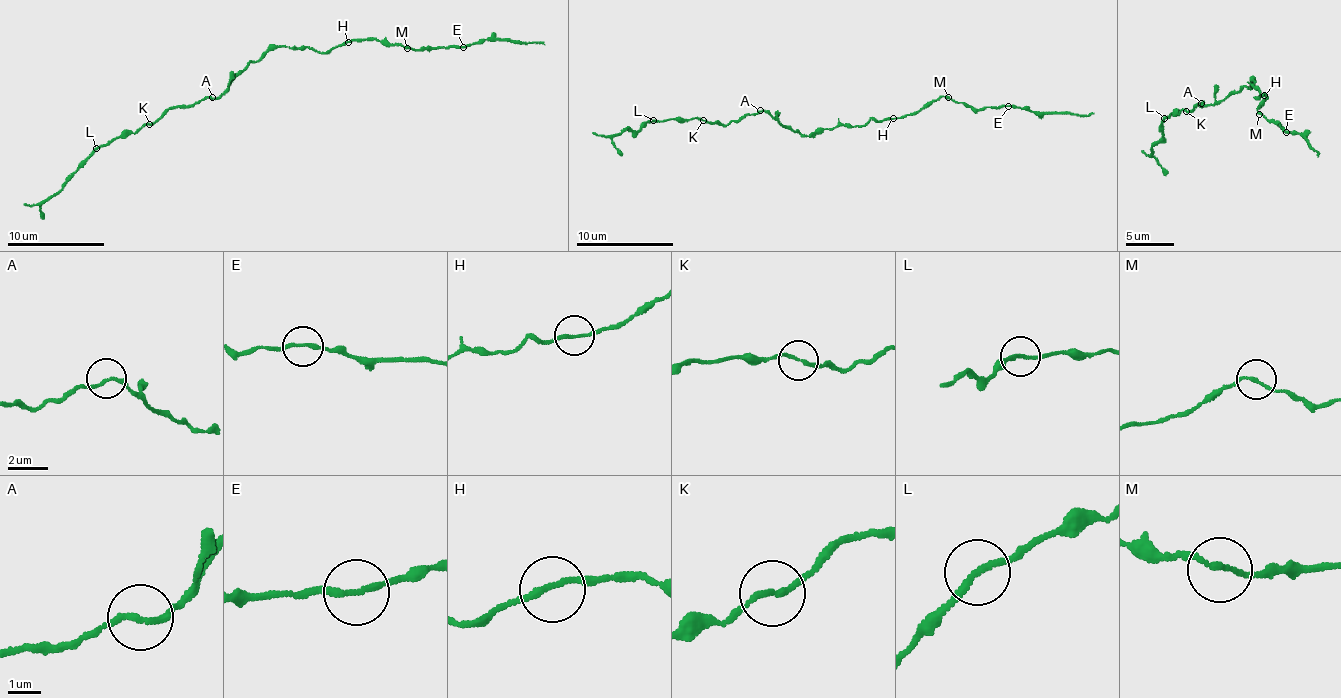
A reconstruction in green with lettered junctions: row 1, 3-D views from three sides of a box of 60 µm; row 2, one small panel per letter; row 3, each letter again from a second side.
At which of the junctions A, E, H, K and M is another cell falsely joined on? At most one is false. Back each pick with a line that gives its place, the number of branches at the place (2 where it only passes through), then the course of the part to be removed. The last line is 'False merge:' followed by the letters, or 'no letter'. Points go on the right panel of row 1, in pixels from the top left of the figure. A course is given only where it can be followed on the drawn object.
False merge: no letter

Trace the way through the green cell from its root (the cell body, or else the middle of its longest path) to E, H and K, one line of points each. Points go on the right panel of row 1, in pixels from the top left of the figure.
E: (1249, 86), (1253, 80), (1260, 92), (1255, 97), (1267, 96), (1258, 110), (1267, 119), (1277, 122), (1286, 132)
H: (1249, 86), (1253, 80), (1260, 92), (1255, 97), (1264, 95)
K: (1249, 86), (1214, 103), (1201, 102), (1202, 106), (1199, 103), (1185, 111)

